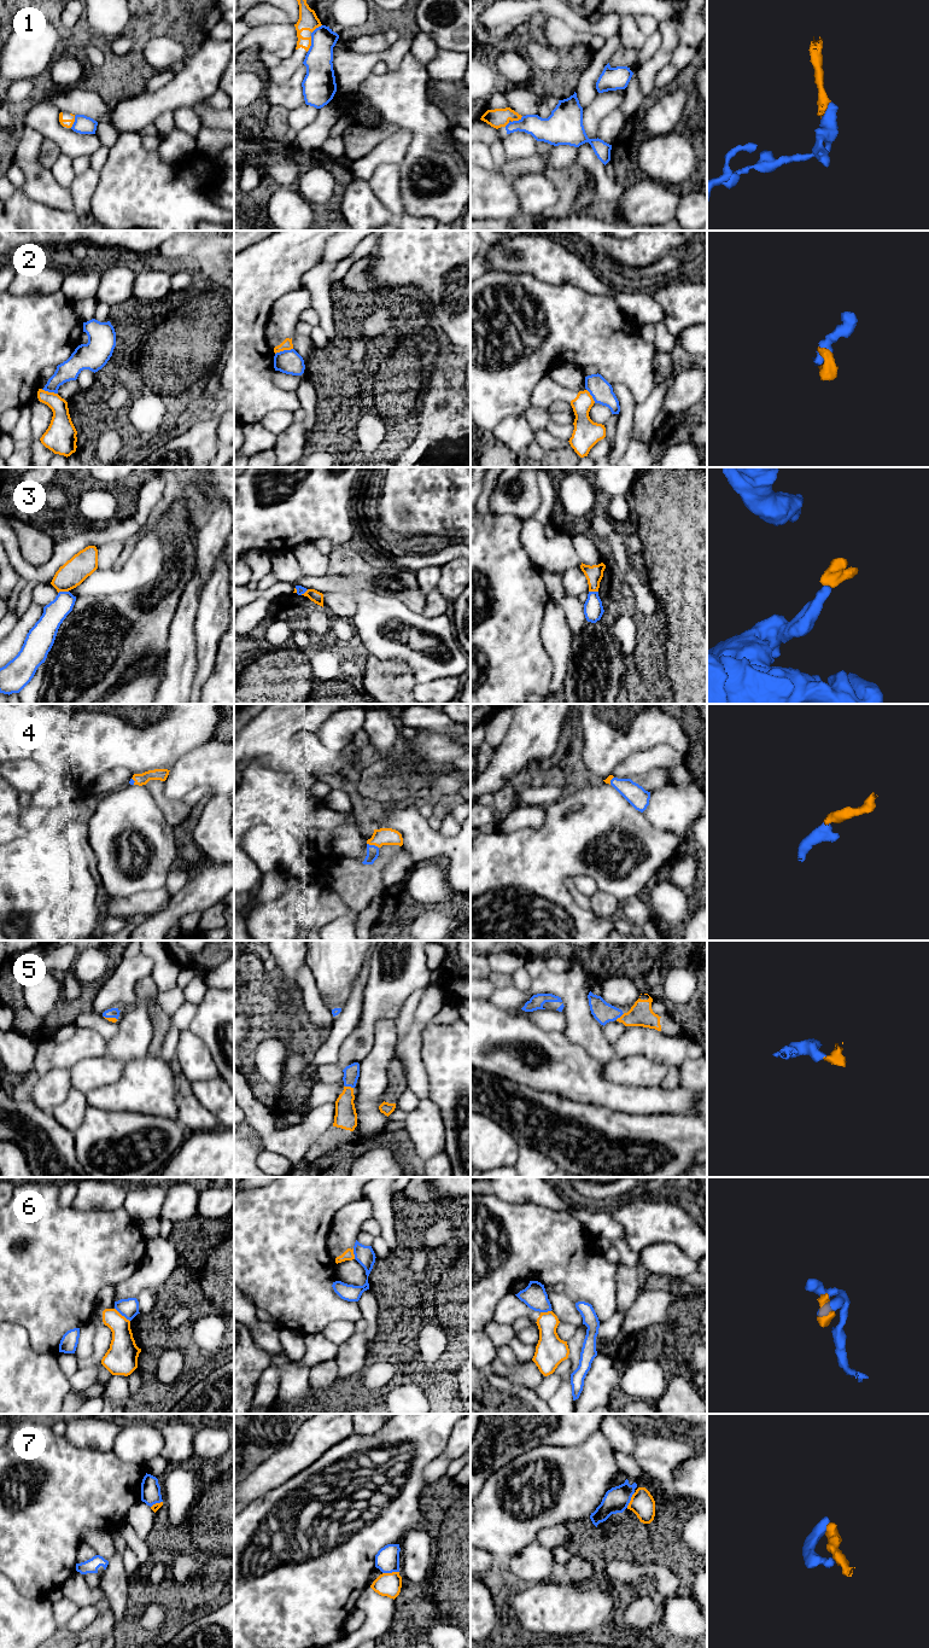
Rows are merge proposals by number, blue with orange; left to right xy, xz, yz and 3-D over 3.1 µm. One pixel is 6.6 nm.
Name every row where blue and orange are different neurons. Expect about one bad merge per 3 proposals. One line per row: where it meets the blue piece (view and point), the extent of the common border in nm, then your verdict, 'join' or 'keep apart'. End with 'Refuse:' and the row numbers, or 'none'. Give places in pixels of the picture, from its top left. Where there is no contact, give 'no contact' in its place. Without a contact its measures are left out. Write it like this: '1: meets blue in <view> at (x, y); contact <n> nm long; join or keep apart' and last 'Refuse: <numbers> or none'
1: meets blue in xz at (311, 44); contact 110 nm long; keep apart
2: meets blue in xz at (284, 350); contact 130 nm long; keep apart
3: meets blue in xy at (63, 592); contact 70 nm long; keep apart
4: meets blue in xz at (373, 845); contact 90 nm long; join
5: meets blue in xz at (349, 1085); contact 60 nm long; join
6: meets blue in xy at (122, 1315); contact 140 nm long; keep apart
7: meets blue in xz at (390, 1572); contact 110 nm long; keep apart
Refuse: 1, 2, 3, 6, 7

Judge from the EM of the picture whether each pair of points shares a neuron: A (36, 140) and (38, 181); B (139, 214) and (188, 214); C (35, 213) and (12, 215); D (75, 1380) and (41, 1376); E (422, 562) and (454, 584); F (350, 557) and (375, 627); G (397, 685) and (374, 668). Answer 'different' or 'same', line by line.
A: same
B: same
C: same
D: different
E: different
F: different
G: same

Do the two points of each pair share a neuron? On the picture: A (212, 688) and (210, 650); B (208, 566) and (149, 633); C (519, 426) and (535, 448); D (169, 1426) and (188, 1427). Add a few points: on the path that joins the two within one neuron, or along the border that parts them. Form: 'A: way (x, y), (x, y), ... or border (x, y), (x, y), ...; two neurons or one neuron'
A: border (218, 645), (214, 669), (199, 691); two neurons
B: border (196, 546), (197, 562); two neurons
C: border (533, 440), (525, 452); two neurons
D: way (174, 1427), (183, 1427); one neuron

